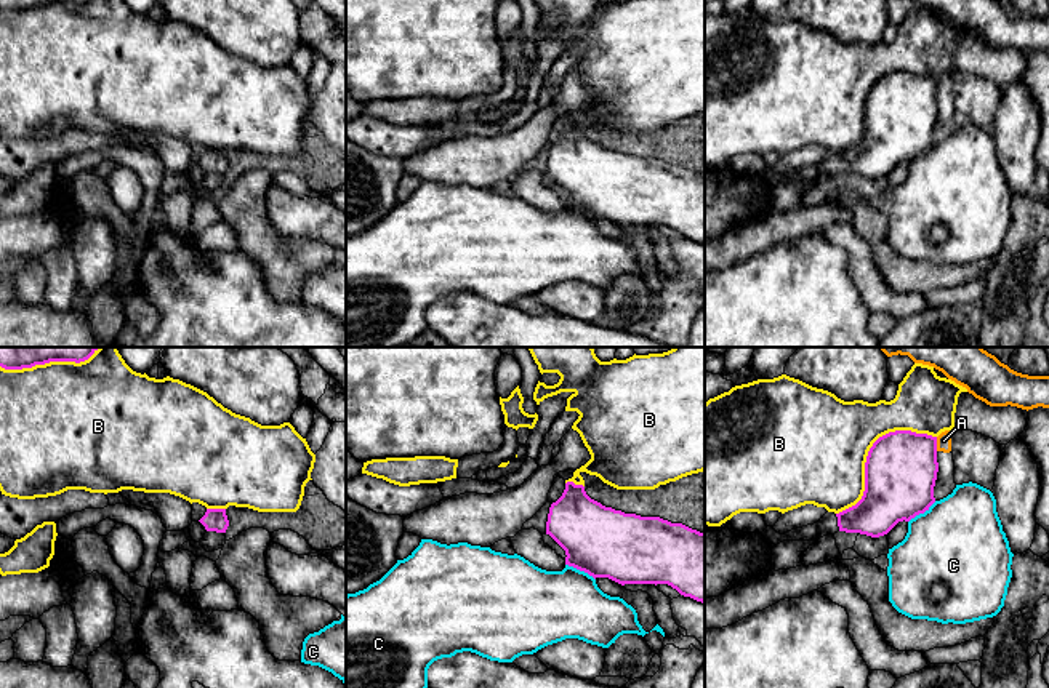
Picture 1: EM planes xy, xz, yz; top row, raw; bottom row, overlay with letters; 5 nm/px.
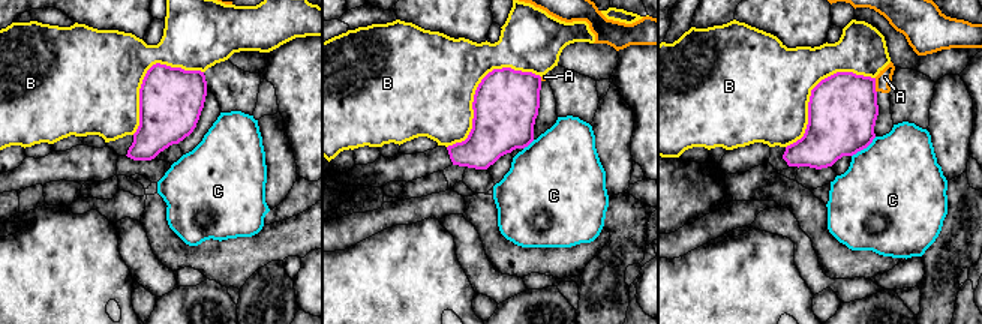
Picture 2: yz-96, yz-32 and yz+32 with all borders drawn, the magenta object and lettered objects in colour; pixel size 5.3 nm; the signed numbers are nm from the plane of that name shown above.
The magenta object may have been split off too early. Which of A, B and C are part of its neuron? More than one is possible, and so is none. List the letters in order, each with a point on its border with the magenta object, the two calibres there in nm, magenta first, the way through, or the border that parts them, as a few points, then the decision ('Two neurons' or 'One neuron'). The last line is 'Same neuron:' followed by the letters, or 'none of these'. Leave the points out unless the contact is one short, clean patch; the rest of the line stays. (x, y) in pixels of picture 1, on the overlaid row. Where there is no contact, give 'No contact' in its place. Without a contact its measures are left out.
A: Touches magenta at yz (936, 444). Thickness 360 nm (magenta) against 80 nm. Boundary: yz (936, 437), (937, 450). Two neurons
B: Touches magenta at yz (868, 452). Thickness 360 nm (magenta) against 480 nm. Two neurons
C: Touches magenta at xz (580, 570). Thickness 360 nm (magenta) against 360 nm. Two neurons
Same neuron: none of these

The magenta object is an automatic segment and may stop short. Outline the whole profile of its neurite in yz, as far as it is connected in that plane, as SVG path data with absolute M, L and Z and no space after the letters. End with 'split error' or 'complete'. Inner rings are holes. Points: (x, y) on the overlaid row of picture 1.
M895 430L879 437L865 462L862 499L839 512L826 512L817 523L785 534L767 526L762 533L769 546L783 541L818 541L838 531L871 538L887 534L898 522L910 522L935 502L937 437L911 430Z | split error

